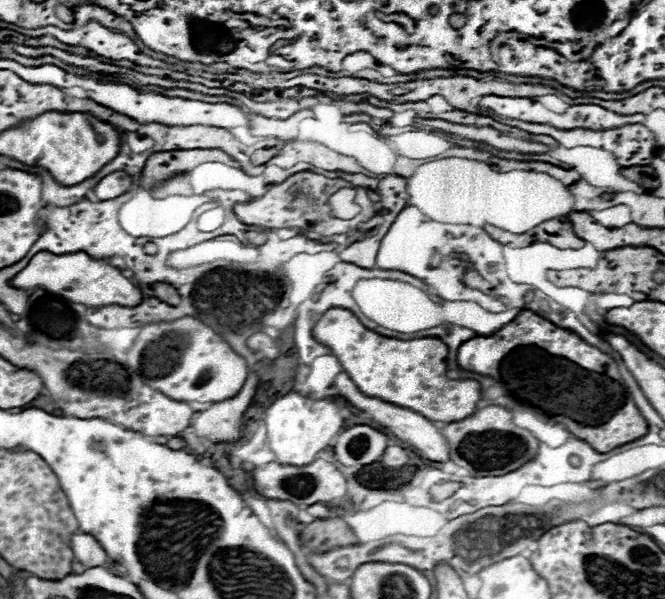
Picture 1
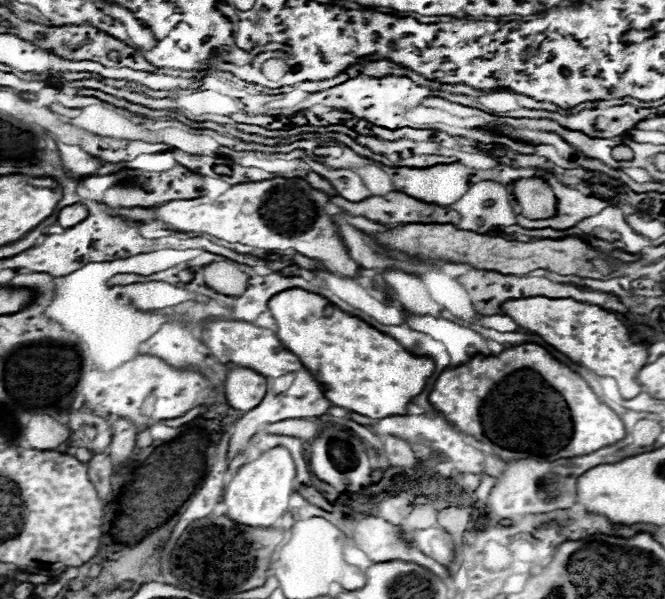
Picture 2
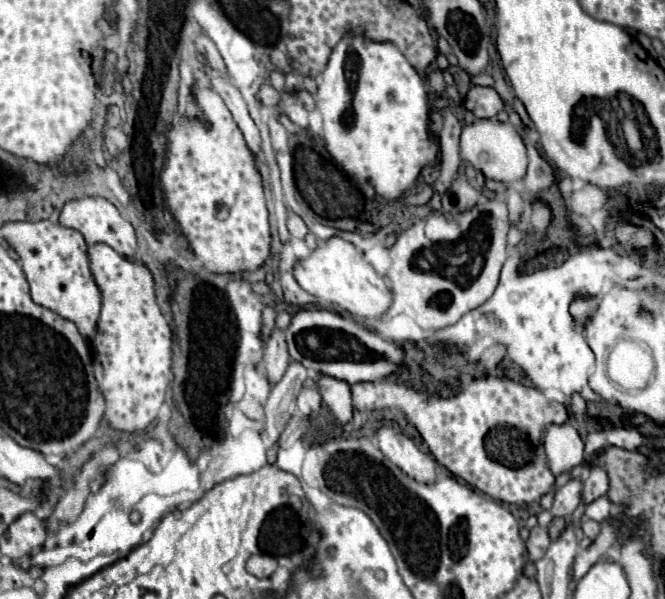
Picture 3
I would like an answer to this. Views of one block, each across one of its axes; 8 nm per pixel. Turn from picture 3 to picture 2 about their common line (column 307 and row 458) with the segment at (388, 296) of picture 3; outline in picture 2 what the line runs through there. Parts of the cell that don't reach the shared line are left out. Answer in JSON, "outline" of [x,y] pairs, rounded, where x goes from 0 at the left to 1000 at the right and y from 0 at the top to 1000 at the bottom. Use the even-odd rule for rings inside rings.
{"outline":[[[415,745],[397,755],[382,771],[364,778],[343,808],[340,825],[334,831],[334,838],[340,841],[340,861],[364,878],[409,881],[433,848],[433,831],[442,818],[442,795],[445,795],[445,781],[430,748]]]}

